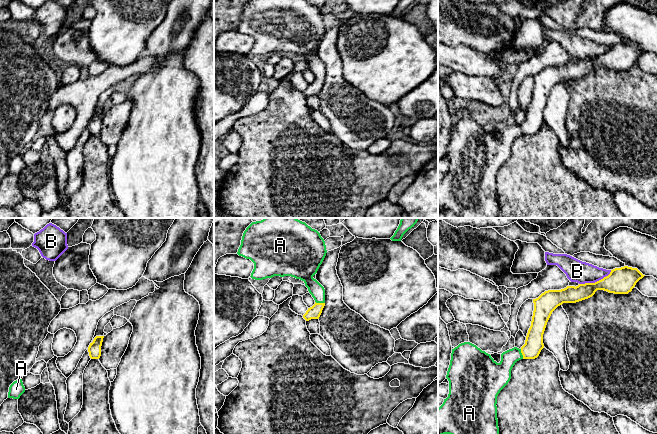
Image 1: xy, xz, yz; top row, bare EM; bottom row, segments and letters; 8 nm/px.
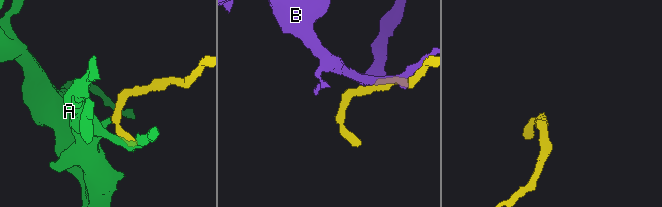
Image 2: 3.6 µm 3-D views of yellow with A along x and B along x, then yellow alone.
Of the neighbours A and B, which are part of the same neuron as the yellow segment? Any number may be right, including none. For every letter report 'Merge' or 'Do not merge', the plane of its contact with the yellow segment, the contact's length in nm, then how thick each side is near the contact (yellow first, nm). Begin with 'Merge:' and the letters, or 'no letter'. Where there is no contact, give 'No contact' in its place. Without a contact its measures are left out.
Merge: A
A: Merge. Touches yellow in xz. Shared border 80 nm. Thickness 110 nm (yellow) against 120 nm
B: Do not merge. Touches yellow in yz. Shared border 280 nm. Thickness 220 nm (yellow) against 180 nm

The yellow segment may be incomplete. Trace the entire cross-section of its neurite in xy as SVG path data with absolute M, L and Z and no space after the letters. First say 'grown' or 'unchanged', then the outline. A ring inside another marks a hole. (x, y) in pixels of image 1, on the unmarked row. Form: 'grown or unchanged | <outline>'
unchanged | M96 112L88 123L89 132L91 135L99 135L101 132L101 122L104 112Z

